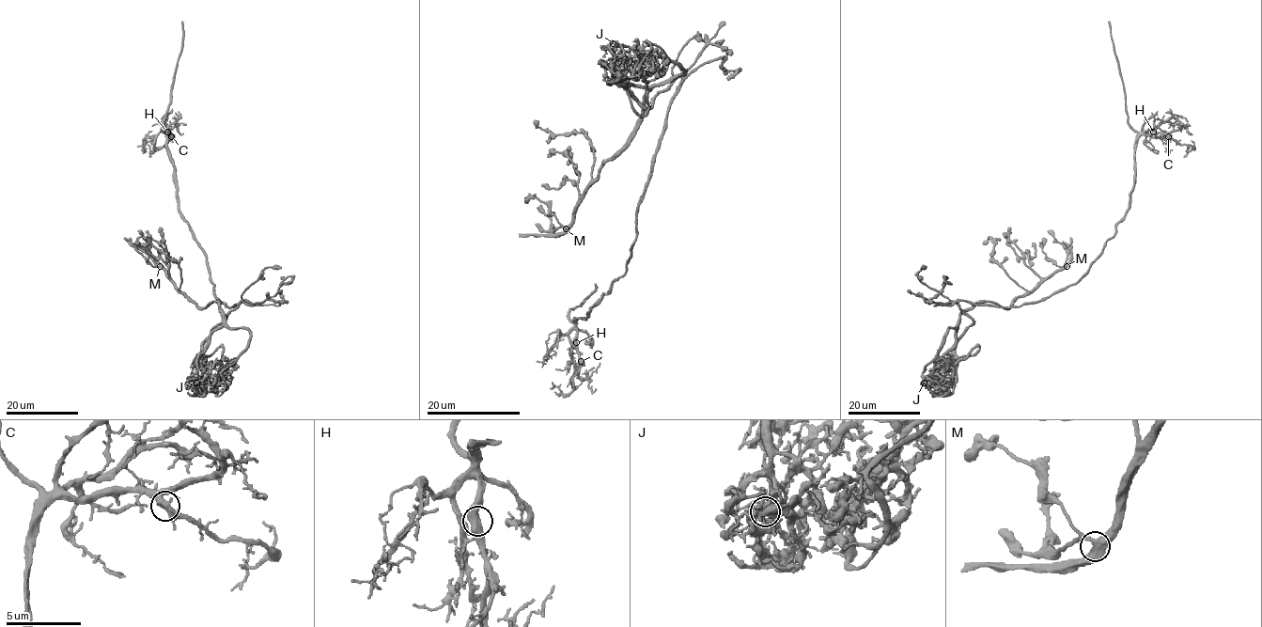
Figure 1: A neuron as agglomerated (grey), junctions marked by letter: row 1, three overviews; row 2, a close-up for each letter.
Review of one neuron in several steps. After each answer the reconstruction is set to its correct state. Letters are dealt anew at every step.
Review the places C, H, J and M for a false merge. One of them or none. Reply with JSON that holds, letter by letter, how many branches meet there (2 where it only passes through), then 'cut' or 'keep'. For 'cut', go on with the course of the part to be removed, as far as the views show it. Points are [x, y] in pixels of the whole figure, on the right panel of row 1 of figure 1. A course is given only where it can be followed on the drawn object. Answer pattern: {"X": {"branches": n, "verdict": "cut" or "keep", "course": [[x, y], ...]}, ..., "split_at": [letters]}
{"C": {"branches": 4, "verdict": "keep"}, "H": {"branches": 4, "verdict": "keep"}, "J": {"branches": 4, "verdict": "cut", "course": [[924, 383], [956, 380], [973, 321], [949, 305], [1016, 307], [1074, 285], [1128, 209], [1137, 133], [1108, 22]]}, "M": {"branches": 4, "verdict": "keep"}, "split_at": ["J"]}

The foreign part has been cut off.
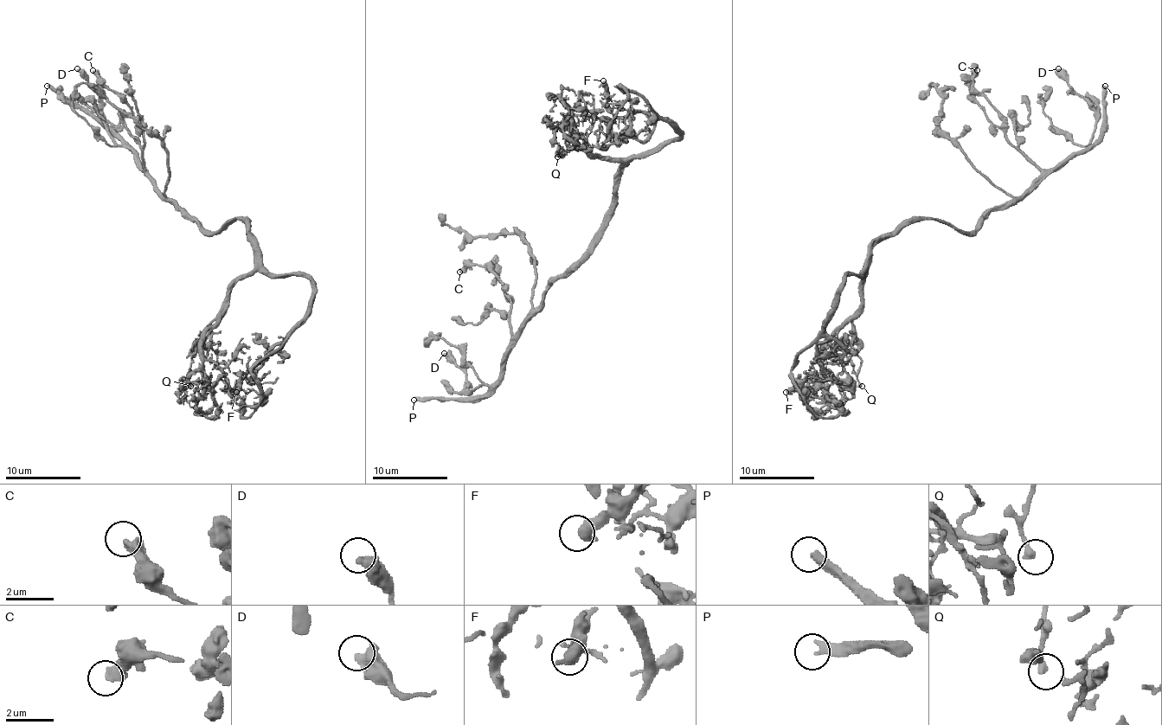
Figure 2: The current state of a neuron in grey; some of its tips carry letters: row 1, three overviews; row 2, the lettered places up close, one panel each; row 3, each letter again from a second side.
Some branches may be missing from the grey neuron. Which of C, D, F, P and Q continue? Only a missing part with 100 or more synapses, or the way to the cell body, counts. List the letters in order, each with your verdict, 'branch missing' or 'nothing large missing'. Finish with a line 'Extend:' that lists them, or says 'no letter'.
C: nothing large missing
D: nothing large missing
F: nothing large missing
P: branch missing
Q: nothing large missing
Extend: P

